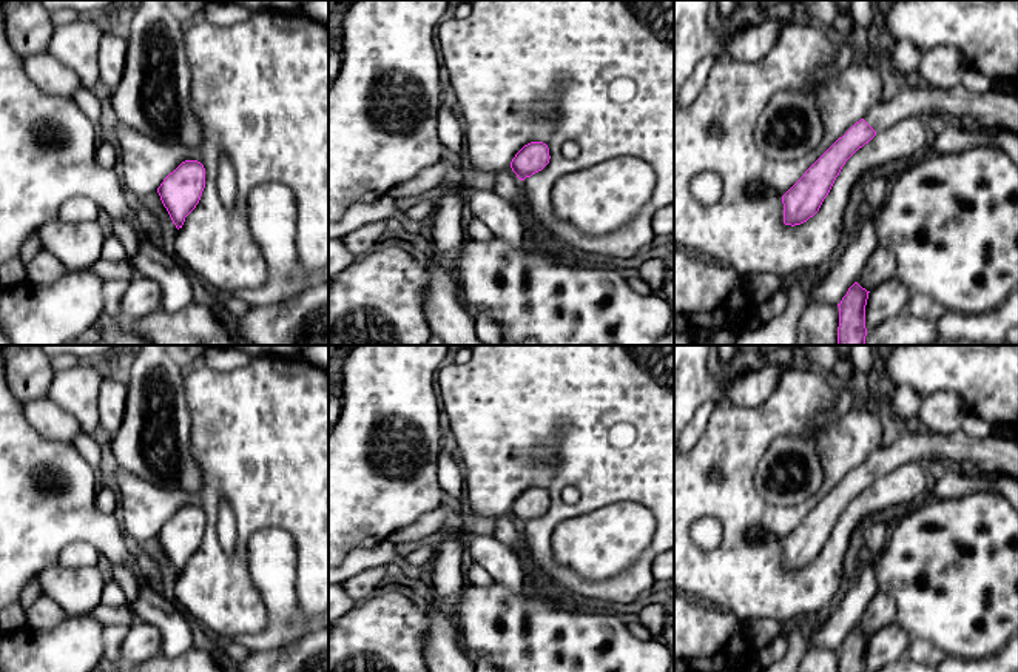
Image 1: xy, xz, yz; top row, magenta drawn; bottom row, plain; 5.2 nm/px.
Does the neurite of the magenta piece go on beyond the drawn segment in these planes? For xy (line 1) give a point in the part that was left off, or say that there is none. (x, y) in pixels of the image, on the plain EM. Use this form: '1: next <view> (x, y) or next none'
1: next none

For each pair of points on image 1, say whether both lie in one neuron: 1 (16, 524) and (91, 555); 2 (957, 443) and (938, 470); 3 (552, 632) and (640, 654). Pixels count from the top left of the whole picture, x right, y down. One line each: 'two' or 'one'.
1: two
2: two
3: one

